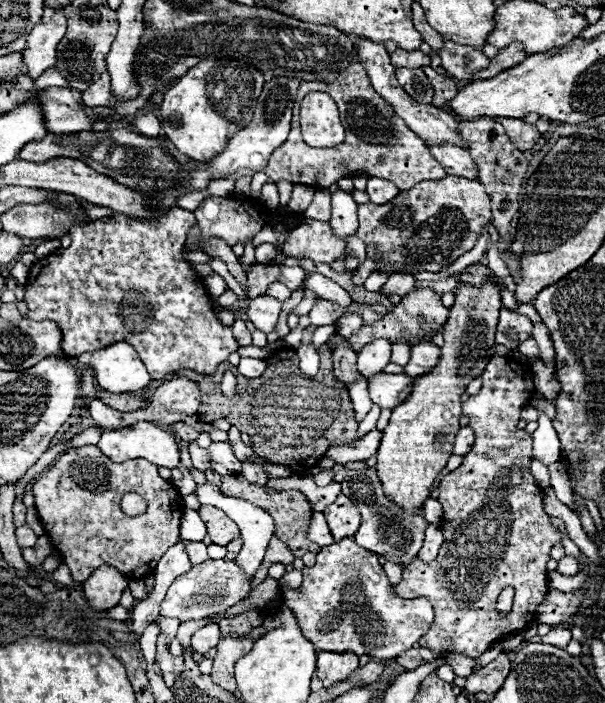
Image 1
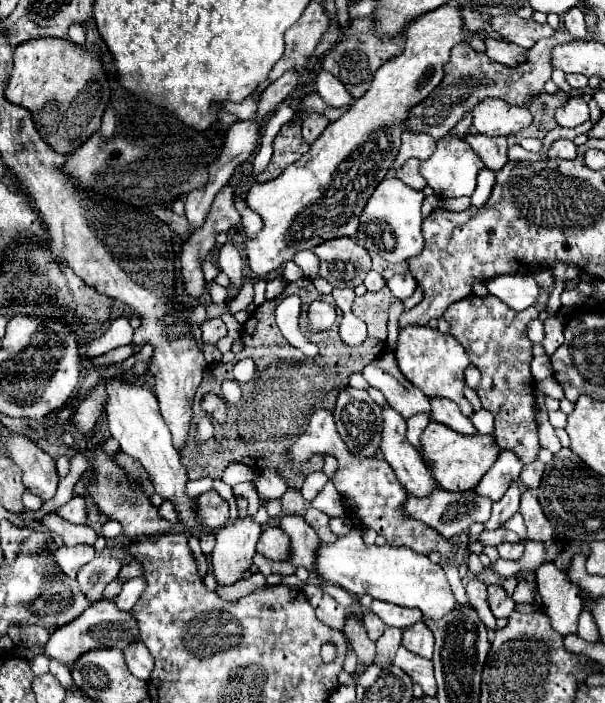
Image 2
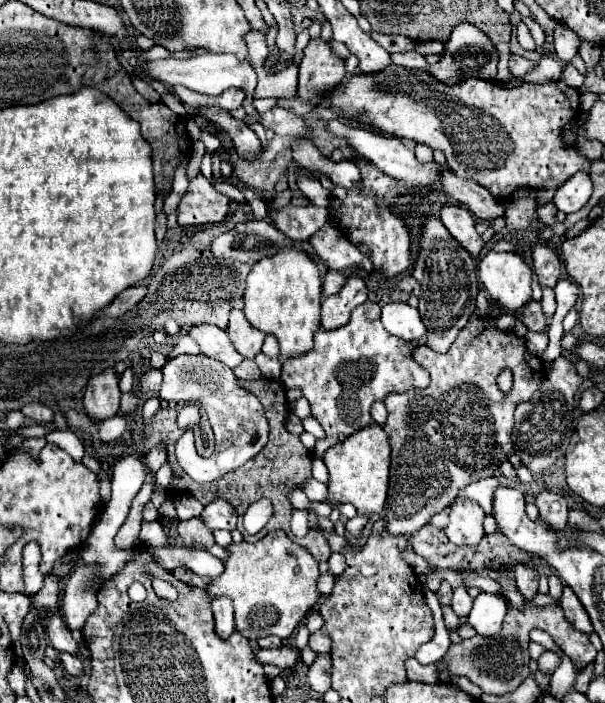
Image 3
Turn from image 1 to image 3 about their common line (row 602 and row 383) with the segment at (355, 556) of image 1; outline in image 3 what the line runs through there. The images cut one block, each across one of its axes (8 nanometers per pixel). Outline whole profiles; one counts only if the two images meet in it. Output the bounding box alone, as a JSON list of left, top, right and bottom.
[282,302,430,436]

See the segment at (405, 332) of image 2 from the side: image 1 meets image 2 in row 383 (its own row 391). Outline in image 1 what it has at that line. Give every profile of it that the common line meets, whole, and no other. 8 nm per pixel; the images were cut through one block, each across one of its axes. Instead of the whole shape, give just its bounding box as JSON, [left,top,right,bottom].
[376,282,502,512]

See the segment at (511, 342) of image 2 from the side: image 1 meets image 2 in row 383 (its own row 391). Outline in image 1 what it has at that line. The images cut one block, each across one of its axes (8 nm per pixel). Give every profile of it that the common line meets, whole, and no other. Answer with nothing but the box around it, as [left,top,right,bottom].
[394,356,562,658]

